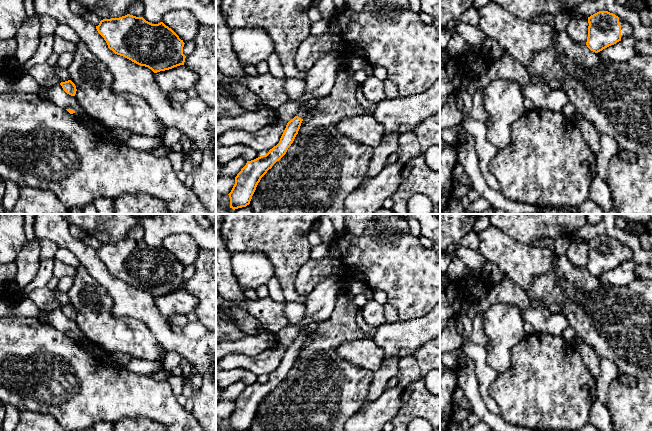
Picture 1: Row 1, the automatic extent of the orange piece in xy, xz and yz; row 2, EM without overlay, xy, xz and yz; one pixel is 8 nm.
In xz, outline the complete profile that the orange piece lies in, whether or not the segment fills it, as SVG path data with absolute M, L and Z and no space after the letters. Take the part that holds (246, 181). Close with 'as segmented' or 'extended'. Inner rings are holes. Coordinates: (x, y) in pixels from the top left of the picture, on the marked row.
M305 110L300 111L287 123L279 143L270 149L266 155L247 161L246 165L235 177L235 184L228 194L230 208L235 210L250 204L261 178L286 154L293 143L307 112Z; extended

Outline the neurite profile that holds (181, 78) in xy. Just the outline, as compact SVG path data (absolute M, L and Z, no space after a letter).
M185 65L155 73L155 81L160 90L167 95L172 91L187 91L193 88L197 75Z

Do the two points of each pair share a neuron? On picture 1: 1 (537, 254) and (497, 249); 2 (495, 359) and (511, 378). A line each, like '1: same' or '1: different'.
1: same
2: different

